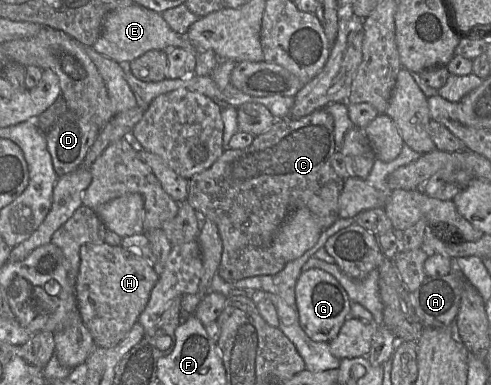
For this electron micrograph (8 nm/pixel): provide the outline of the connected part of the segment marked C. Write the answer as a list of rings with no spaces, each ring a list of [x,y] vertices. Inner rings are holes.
[[[320,108],[302,118],[277,119],[269,130],[267,130],[265,133],[255,136],[253,142],[249,146],[242,149],[226,148],[223,154],[210,168],[189,178],[187,197],[188,203],[196,211],[204,214],[205,218],[212,220],[218,228],[218,232],[222,241],[222,254],[217,273],[222,279],[227,282],[235,282],[248,277],[274,275],[280,272],[287,262],[285,262],[282,258],[276,258],[271,253],[271,246],[281,225],[295,210],[303,207],[308,208],[322,231],[332,226],[340,218],[339,197],[342,192],[345,179],[340,177],[331,165],[331,157],[336,150],[337,149],[334,139],[334,119],[325,108]]]

